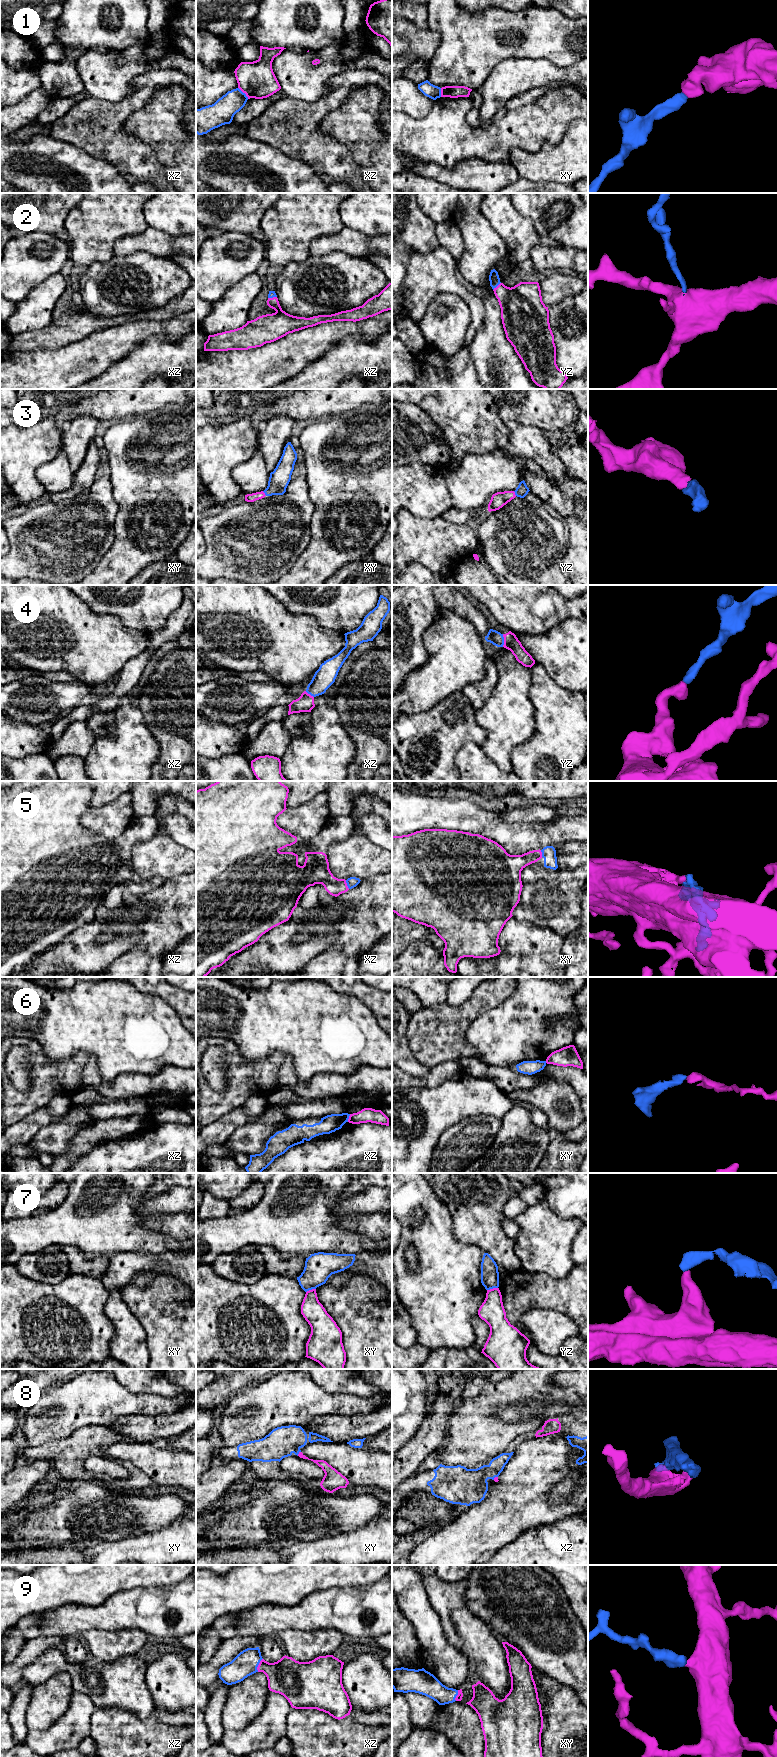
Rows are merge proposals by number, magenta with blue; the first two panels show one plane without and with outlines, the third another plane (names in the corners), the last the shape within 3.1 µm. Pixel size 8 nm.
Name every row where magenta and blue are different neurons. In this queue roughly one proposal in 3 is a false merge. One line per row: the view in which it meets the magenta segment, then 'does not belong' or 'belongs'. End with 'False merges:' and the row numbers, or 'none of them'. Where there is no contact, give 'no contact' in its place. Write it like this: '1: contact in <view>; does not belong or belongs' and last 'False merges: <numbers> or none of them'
1: contact in xz; does not belong
2: contact in yz; belongs
3: contact in xy; belongs
4: contact in yz; belongs
5: contact in xz; belongs
6: contact in xz; does not belong
7: contact in yz; does not belong
8: contact in xy; belongs
9: contact in xz; belongs
False merges: 1, 6, 7

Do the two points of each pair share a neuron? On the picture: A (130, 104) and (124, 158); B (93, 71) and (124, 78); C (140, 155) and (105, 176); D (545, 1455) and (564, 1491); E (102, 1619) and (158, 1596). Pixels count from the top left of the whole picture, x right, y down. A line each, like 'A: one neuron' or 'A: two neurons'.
A: one neuron
B: one neuron
C: two neurons
D: two neurons
E: one neuron

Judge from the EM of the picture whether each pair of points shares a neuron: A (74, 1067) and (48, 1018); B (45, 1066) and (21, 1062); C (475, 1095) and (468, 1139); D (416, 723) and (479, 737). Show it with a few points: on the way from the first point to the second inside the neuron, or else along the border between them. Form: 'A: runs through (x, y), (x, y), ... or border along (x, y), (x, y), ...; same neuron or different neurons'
A: border along (89, 1055), (76, 1052), (60, 1061), (46, 1059); different neurons
B: border along (28, 1048), (32, 1075), (32, 1083), (29, 1087); different neurons
C: border along (495, 1117), (489, 1115), (469, 1116), (450, 1127); different neurons
D: runs through (432, 727), (463, 730); same neuron

